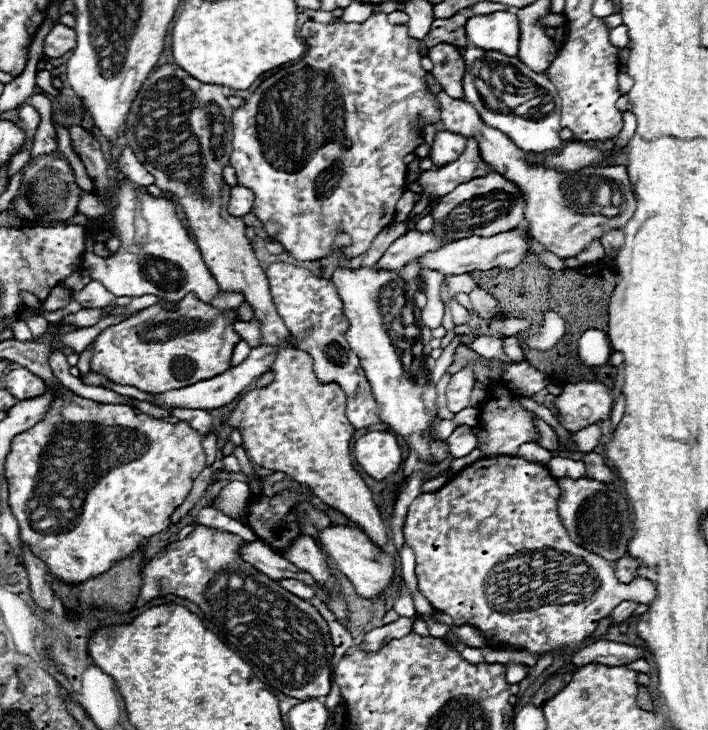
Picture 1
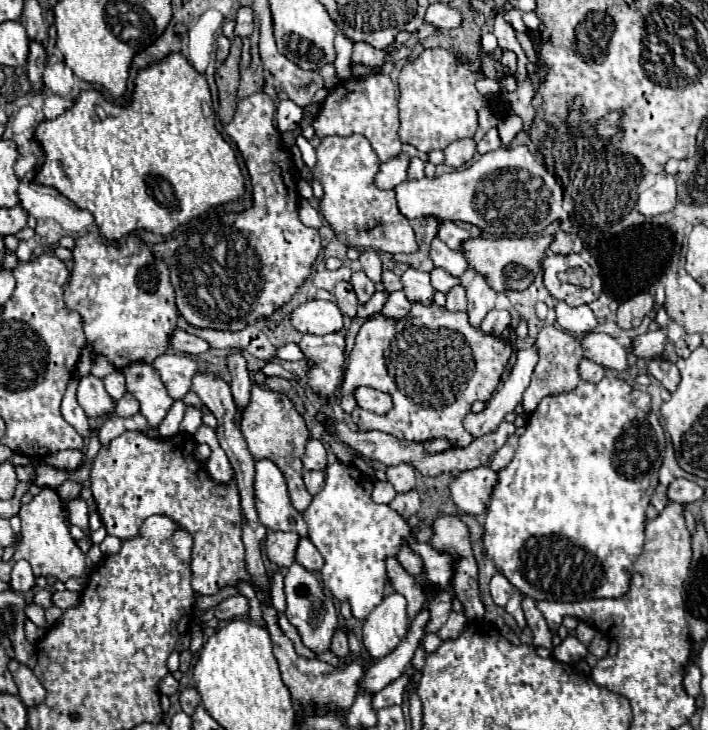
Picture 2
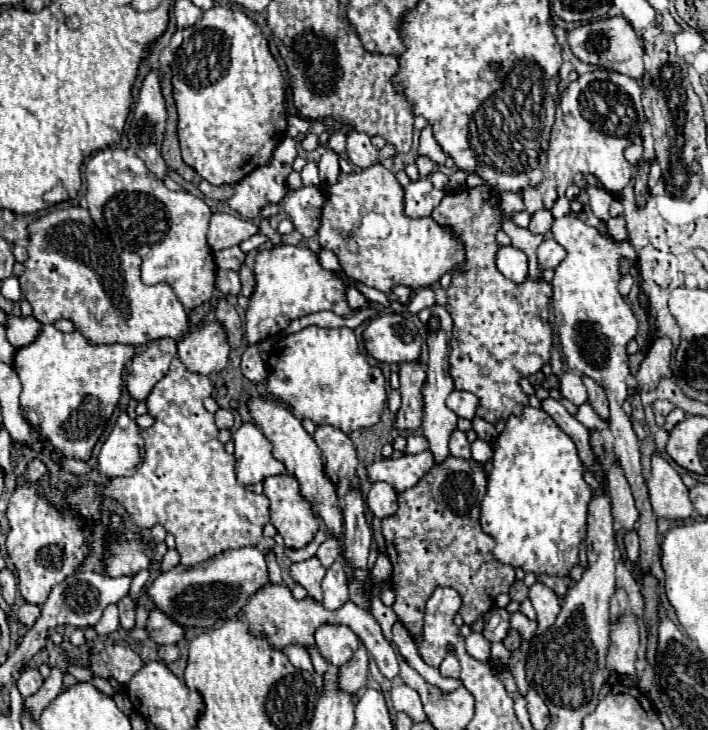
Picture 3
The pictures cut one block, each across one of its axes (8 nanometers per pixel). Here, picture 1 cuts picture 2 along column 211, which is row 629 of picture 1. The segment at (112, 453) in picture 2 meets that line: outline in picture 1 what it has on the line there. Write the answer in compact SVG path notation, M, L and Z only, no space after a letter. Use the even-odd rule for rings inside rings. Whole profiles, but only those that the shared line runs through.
M494 456L494 458L480 458L474 464L466 466L462 472L458 472L458 476L454 476L450 482L446 482L438 492L426 492L426 494L418 494L414 498L414 502L408 508L408 514L404 518L404 538L406 538L406 546L412 548L414 556L416 556L416 578L418 578L418 590L420 594L432 604L434 610L448 614L456 626L474 626L482 632L488 648L496 648L496 646L510 646L516 650L524 650L530 654L538 654L538 658L542 658L548 652L556 652L556 656L566 656L570 652L574 652L598 626L598 622L606 616L612 614L612 610L624 602L624 600L636 600L640 604L650 604L654 602L654 598L658 598L656 586L646 580L646 578L634 578L630 584L620 584L614 576L614 570L610 566L608 560L600 558L598 554L588 552L586 548L574 544L562 522L558 516L558 496L560 496L560 488L556 484L556 478L548 472L546 466L542 464L534 464L528 462L524 458L518 456Z

